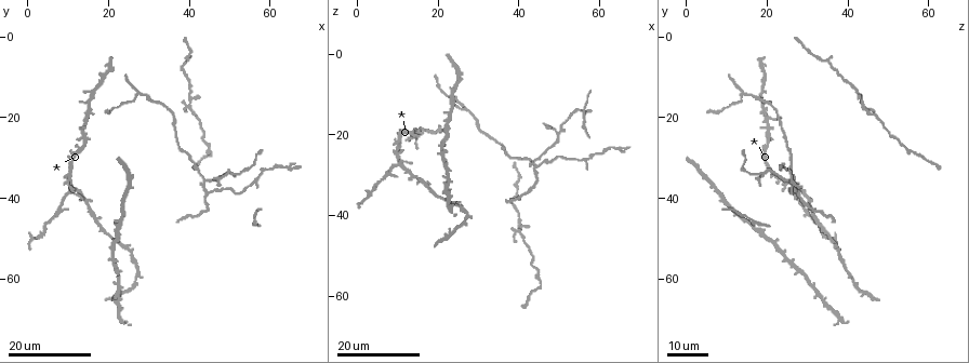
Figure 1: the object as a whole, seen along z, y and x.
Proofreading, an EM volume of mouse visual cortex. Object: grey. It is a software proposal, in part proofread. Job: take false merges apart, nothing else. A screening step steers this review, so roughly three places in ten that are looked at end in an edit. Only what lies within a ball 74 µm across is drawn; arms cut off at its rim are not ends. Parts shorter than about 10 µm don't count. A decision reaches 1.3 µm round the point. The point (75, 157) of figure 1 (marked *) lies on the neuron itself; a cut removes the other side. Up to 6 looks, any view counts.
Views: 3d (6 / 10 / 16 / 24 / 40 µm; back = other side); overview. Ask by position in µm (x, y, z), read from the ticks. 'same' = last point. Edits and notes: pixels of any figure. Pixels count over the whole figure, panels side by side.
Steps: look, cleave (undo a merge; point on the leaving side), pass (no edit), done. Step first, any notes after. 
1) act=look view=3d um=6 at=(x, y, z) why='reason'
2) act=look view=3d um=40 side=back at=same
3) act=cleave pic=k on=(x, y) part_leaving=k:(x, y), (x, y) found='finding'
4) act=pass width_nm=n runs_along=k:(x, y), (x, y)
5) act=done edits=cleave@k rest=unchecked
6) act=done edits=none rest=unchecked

act=look view=3d um=16 at=(18.0, 10.5, 19.5) why='calibre changes'

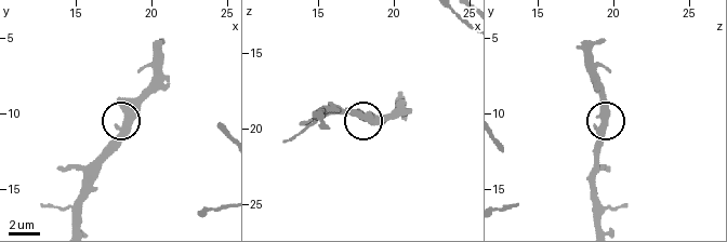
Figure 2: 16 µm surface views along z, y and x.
act=look view=3d um=10 at=same

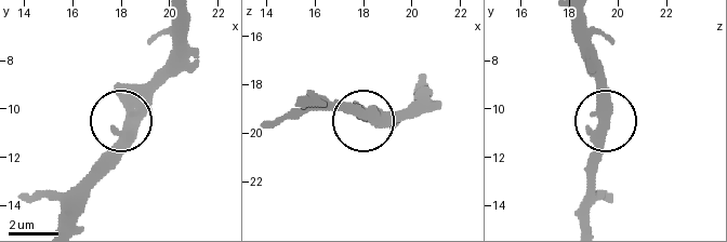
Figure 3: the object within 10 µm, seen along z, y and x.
act=pass runs_along=3:(56, 223), (131, 111), (167, 76) found='continuous, no second neuron'

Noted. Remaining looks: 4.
act=look view=3d um=24 at=(27.5, 14.0, 13.5) why='three-way junction'

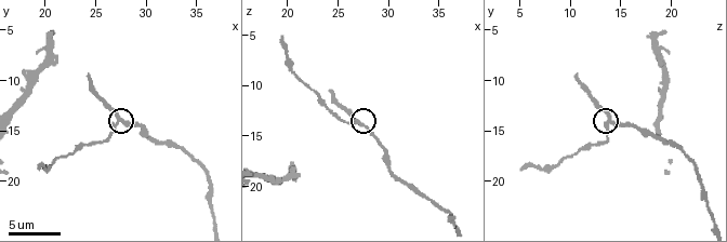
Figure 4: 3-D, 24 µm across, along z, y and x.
act=look view=3d um=6 at=(27.4, 14.0, 13.8)

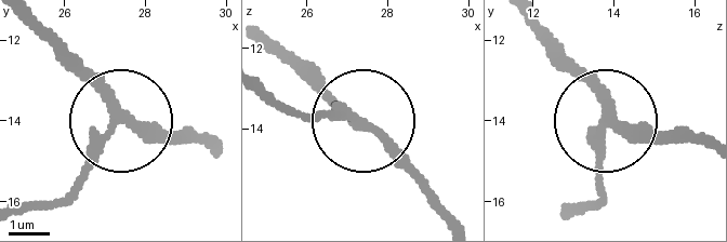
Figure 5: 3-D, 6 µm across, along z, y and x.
act=pass width_nm=240 found='continuous, no second neuron'

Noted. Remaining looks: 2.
act=look view=3d um=24 at=(50.5, 33.5, 19.0) why='thick turns thin'

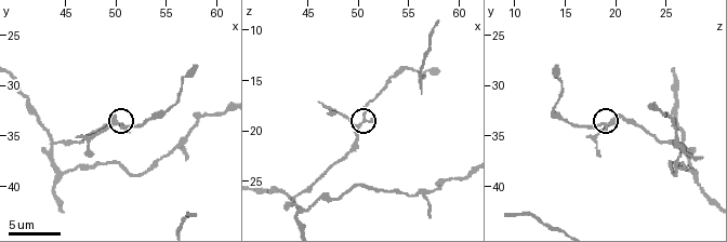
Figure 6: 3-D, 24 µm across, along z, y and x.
act=look view=3d um=10 at=(50.4, 33.8, 19.2)

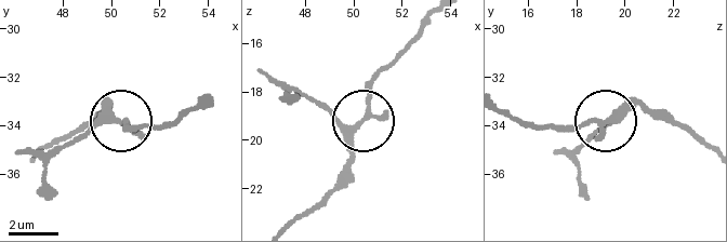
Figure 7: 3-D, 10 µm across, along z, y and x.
act=pass arms=4 found='one neuron here'

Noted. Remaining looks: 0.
act=done edits=none rest=unchecked

